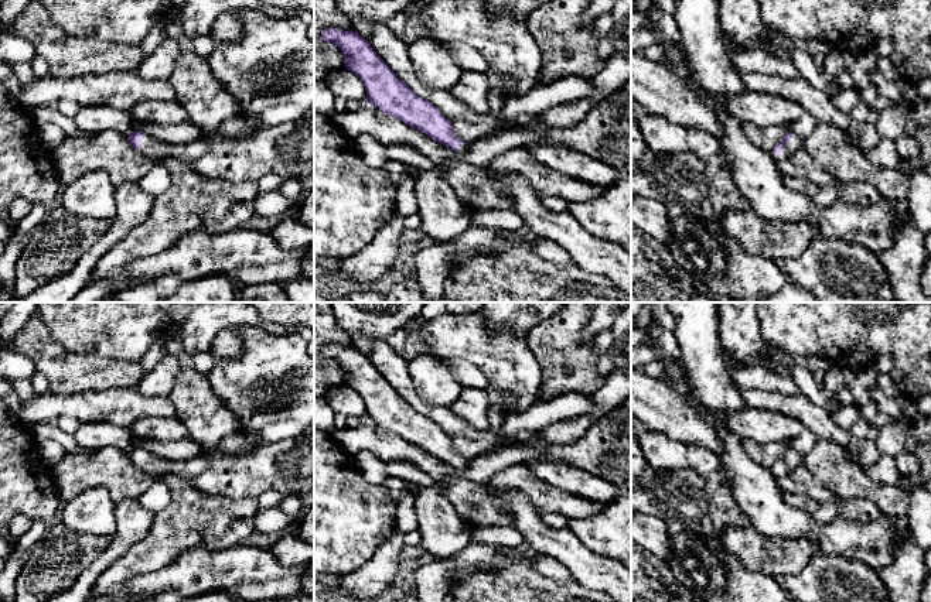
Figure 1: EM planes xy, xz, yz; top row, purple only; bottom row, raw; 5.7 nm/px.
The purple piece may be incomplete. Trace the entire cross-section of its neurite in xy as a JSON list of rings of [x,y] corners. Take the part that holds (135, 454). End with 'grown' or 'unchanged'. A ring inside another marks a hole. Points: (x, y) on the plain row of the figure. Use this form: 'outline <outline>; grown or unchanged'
outline [[[130,448],[129,459],[139,469],[156,478],[161,478],[163,475],[192,478],[208,466],[209,455],[201,454],[190,459],[168,461],[150,454],[143,448]]]; grown

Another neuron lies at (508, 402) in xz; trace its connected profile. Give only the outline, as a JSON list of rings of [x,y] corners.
[[[501,391],[502,400],[501,400],[501,406],[499,410],[505,414],[512,414],[515,413],[515,406],[516,406],[516,397],[511,393],[507,391]]]

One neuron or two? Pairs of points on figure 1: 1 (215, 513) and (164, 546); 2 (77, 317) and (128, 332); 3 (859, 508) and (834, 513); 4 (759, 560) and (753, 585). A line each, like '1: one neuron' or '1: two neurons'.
1: one neuron
2: one neuron
3: one neuron
4: two neurons

